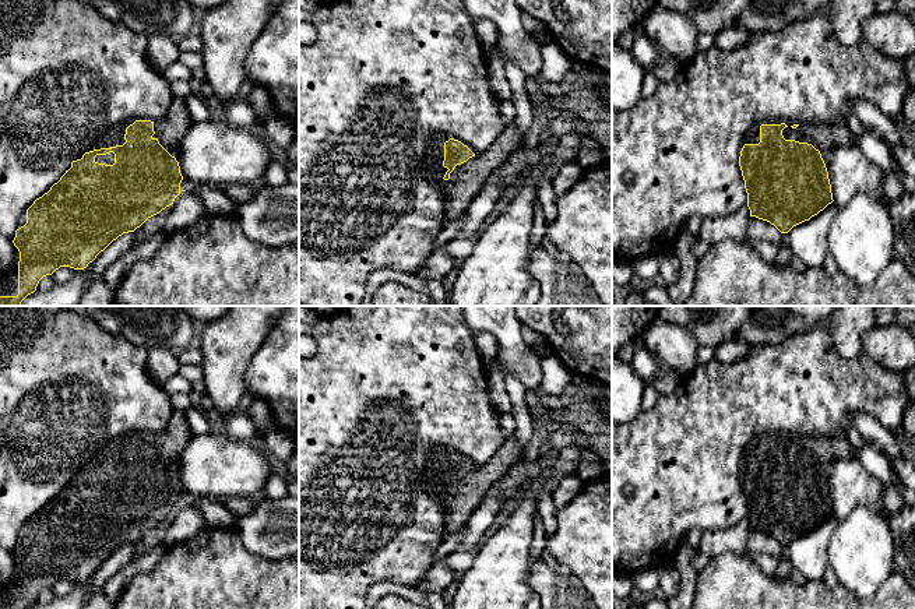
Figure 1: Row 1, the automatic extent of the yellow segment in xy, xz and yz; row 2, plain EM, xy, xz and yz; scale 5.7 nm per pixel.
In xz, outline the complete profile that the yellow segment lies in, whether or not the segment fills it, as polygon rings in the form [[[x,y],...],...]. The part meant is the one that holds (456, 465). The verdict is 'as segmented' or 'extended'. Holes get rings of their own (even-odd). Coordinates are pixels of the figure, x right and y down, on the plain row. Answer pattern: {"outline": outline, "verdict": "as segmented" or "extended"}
{"outline": [[[514,434],[506,439],[496,454],[479,468],[475,468],[458,453],[450,451],[444,455],[443,479],[448,482],[443,490],[443,507],[446,513],[444,539],[458,532],[467,524],[488,489],[500,479],[521,455],[522,450],[518,447]]], "verdict": "extended"}

